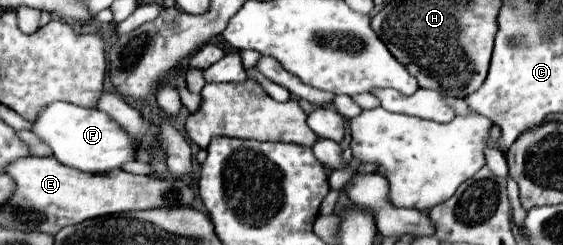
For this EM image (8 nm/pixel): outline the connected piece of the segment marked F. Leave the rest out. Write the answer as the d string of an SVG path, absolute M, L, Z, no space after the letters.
M54 102L46 106L36 118L32 132L52 148L58 162L64 162L66 166L78 168L82 172L104 174L104 170L122 170L126 162L136 160L136 142L132 142L132 136L124 132L124 128L116 126L108 114L94 108L90 110L72 106L68 102Z

